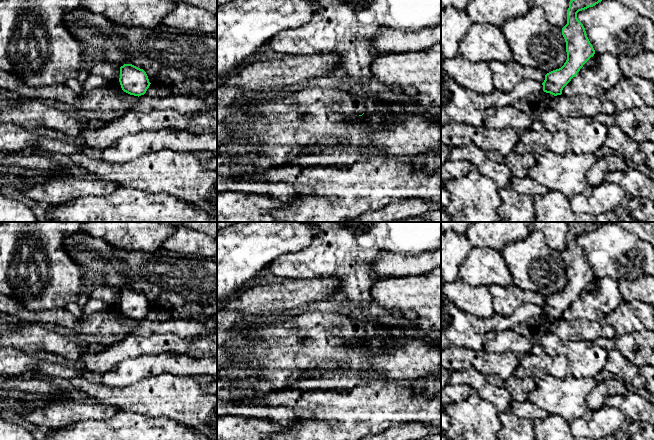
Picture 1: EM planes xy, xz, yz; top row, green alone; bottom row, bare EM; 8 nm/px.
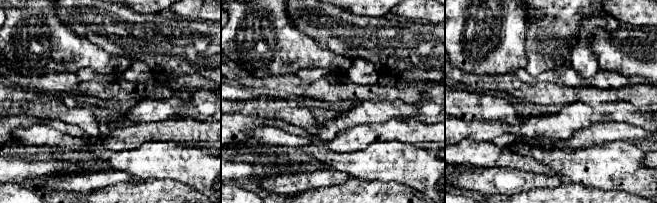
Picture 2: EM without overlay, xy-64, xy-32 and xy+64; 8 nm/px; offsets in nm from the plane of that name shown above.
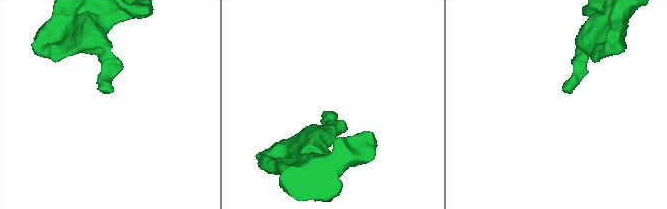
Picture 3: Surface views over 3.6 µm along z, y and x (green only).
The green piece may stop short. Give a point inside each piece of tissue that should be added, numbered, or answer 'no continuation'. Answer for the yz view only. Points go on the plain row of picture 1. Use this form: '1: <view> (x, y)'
1: yz (458, 328)

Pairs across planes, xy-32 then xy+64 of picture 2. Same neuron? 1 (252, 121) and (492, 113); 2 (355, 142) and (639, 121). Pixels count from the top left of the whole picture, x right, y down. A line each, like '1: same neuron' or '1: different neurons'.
1: different neurons
2: different neurons

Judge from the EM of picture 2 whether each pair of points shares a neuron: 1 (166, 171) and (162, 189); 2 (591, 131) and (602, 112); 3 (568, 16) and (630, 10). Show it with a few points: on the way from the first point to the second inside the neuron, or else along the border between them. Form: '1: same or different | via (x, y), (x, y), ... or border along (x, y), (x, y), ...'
1: different | border along (144, 180), (177, 180), (187, 185)
2: different | border along (618, 121), (591, 123), (580, 128), (574, 134)
3: different | border along (605, 10), (607, 12)

